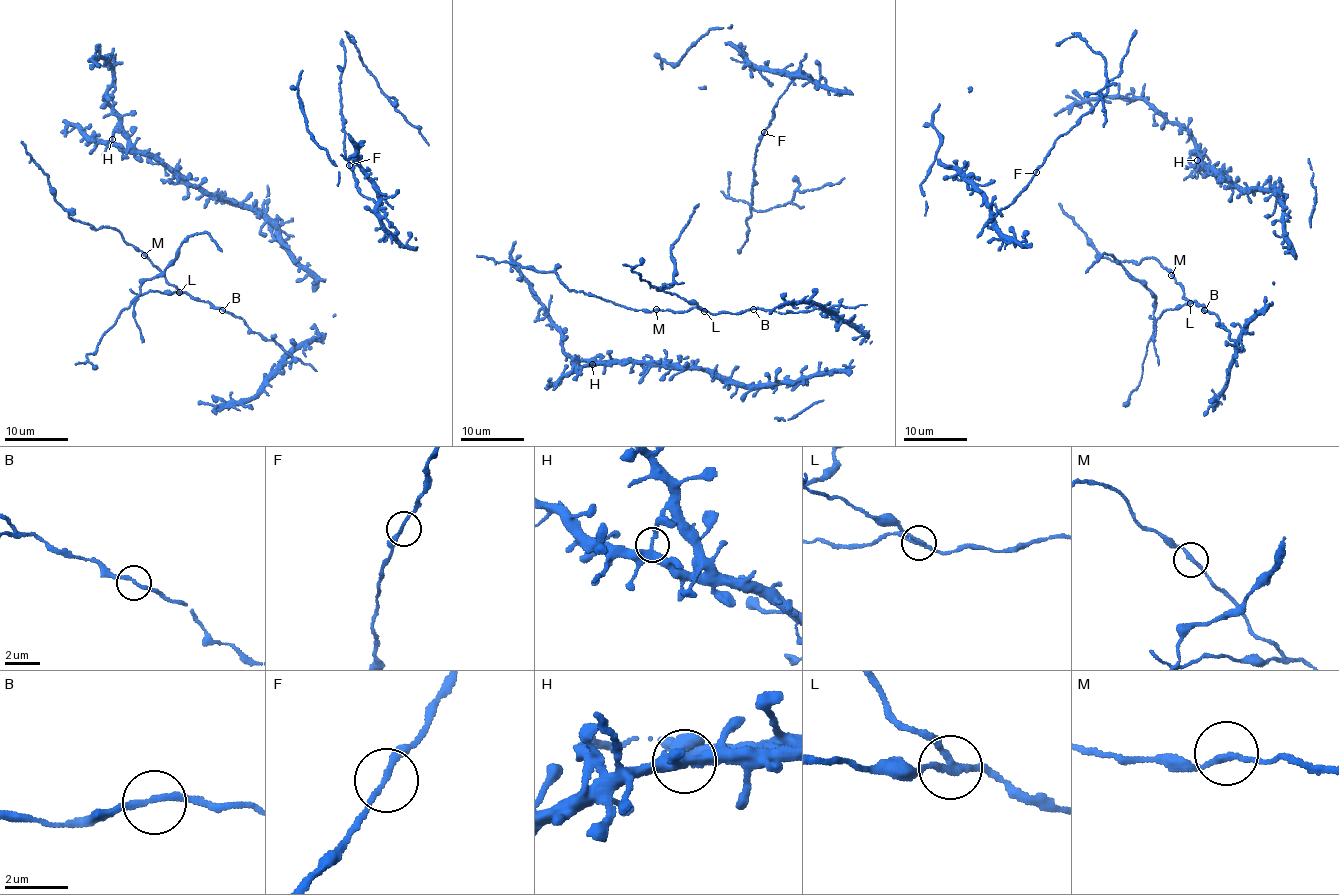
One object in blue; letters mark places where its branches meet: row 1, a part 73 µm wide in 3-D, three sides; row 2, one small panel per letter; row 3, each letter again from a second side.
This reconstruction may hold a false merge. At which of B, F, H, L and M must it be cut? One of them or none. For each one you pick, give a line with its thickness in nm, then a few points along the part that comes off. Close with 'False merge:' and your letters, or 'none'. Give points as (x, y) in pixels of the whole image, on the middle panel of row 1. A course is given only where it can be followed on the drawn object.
L: 190 nm | (704, 310), (659, 288), (667, 288), (672, 282), (675, 264), (671, 246), (699, 204)
False merge: L

